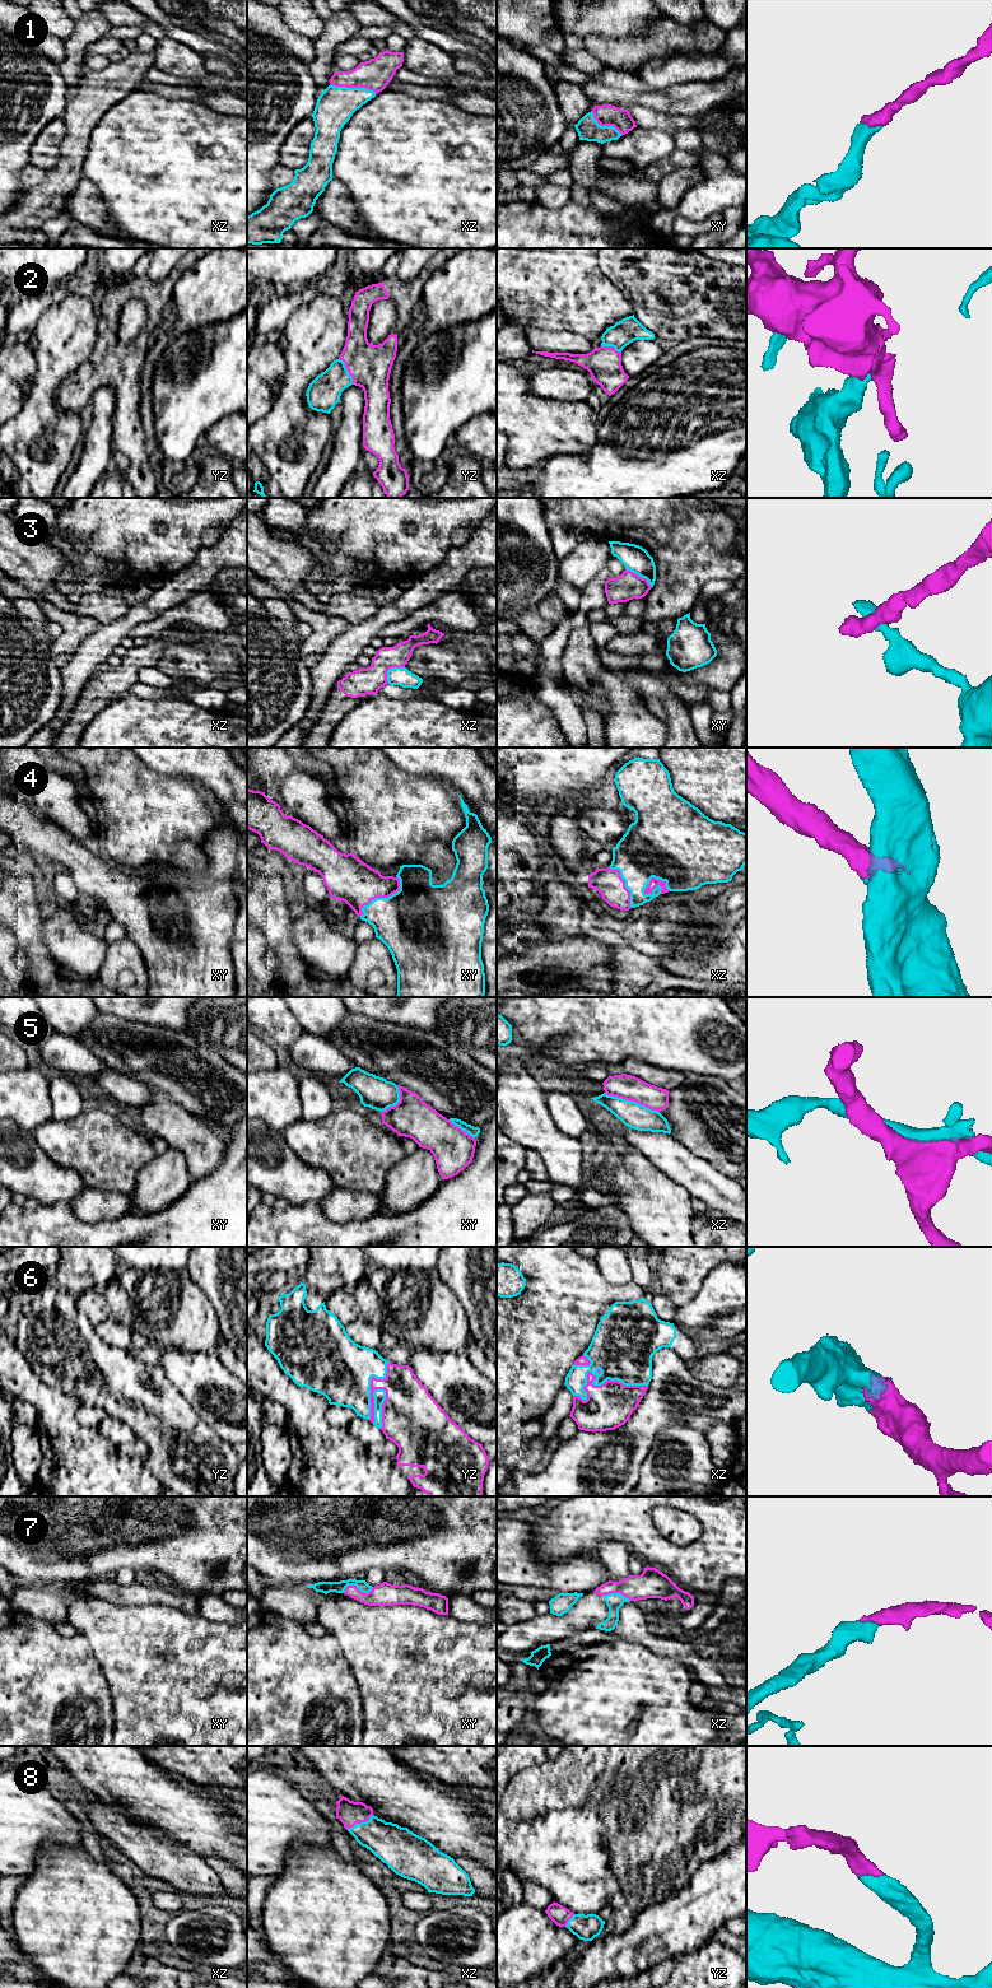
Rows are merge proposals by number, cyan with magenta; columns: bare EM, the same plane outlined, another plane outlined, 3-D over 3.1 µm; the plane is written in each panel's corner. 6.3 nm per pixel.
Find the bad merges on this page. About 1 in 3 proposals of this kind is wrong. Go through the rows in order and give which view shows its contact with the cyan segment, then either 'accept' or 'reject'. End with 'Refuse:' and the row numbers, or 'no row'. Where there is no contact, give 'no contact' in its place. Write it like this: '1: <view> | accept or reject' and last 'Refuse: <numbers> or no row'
1: xz | accept
2: yz | accept
3: xz | reject
4: xz | accept
5: xz | reject
6: yz | accept
7: xy | accept
8: xz | accept
Refuse: 3, 5

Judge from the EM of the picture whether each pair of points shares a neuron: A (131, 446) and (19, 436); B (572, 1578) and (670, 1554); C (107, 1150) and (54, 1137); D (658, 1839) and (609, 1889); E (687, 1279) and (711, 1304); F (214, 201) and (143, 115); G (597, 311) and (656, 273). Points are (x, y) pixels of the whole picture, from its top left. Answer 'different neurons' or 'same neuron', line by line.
A: different neurons
B: different neurons
C: same neuron
D: different neurons
E: different neurons
F: same neuron
G: different neurons

